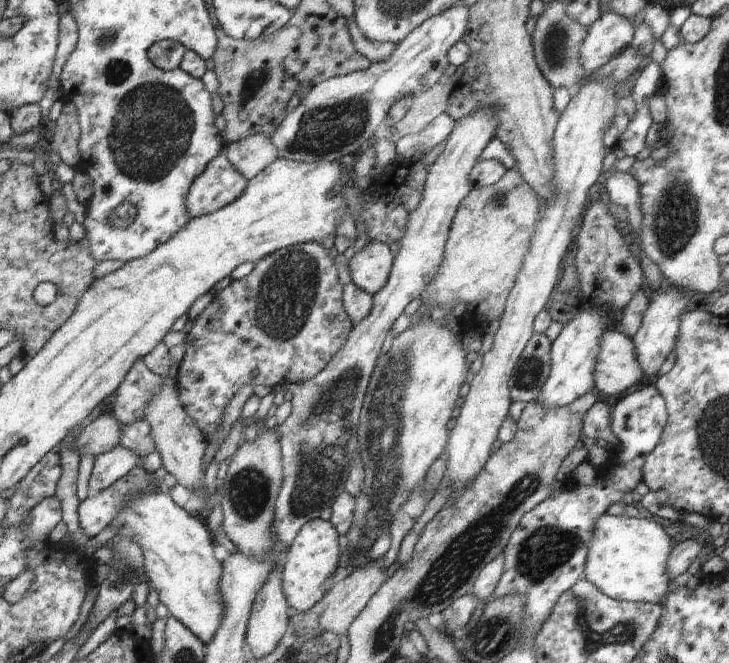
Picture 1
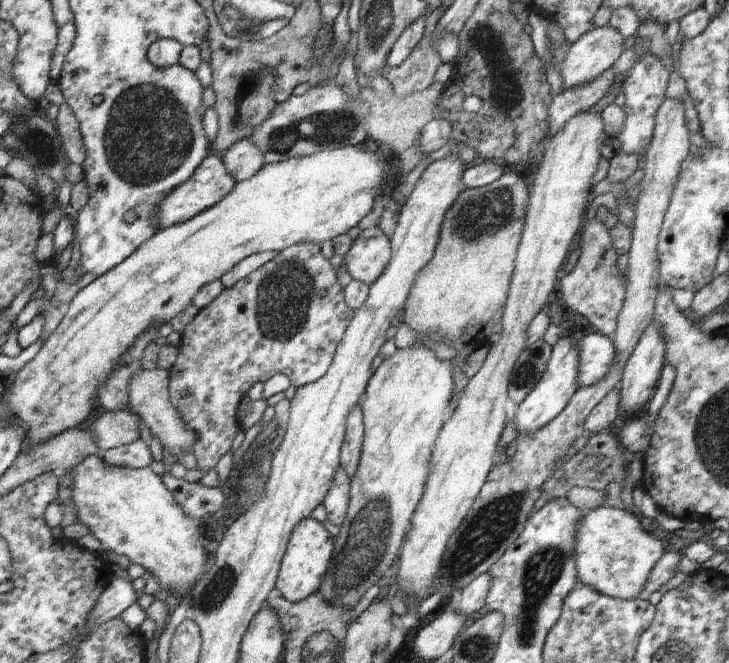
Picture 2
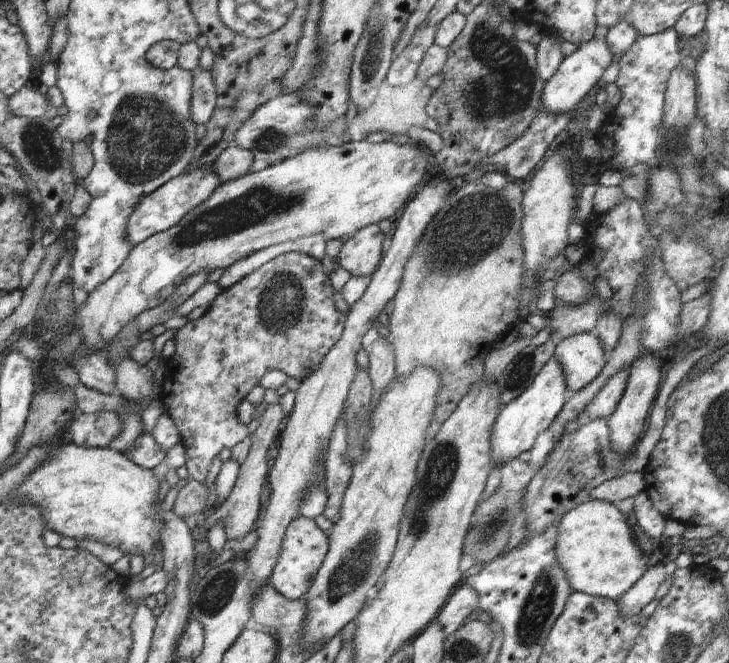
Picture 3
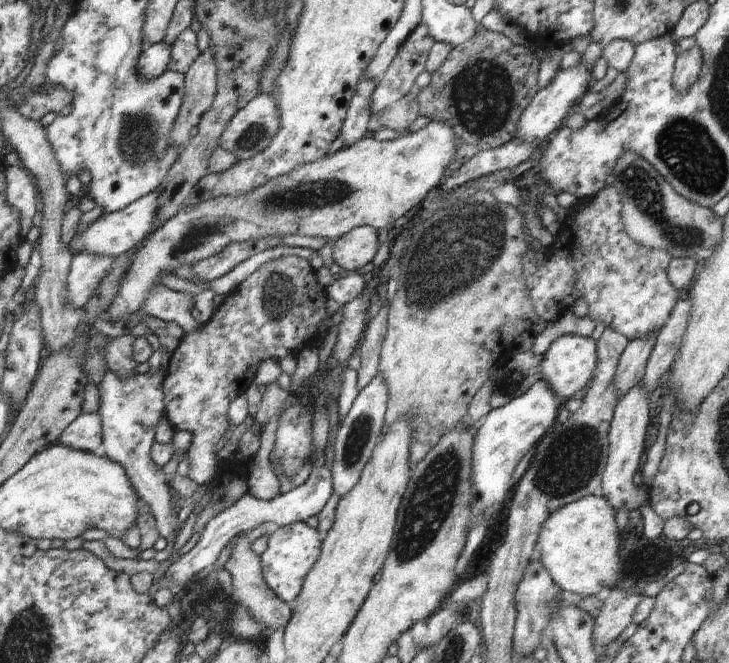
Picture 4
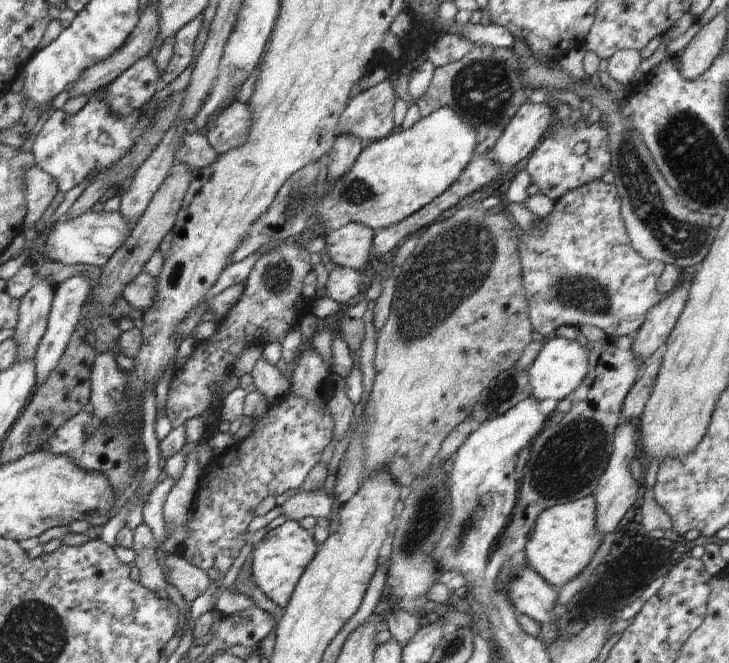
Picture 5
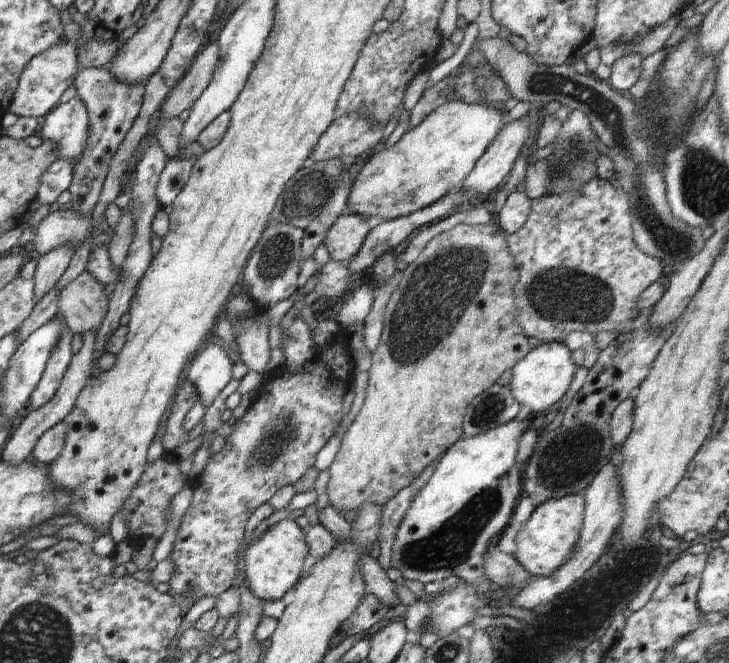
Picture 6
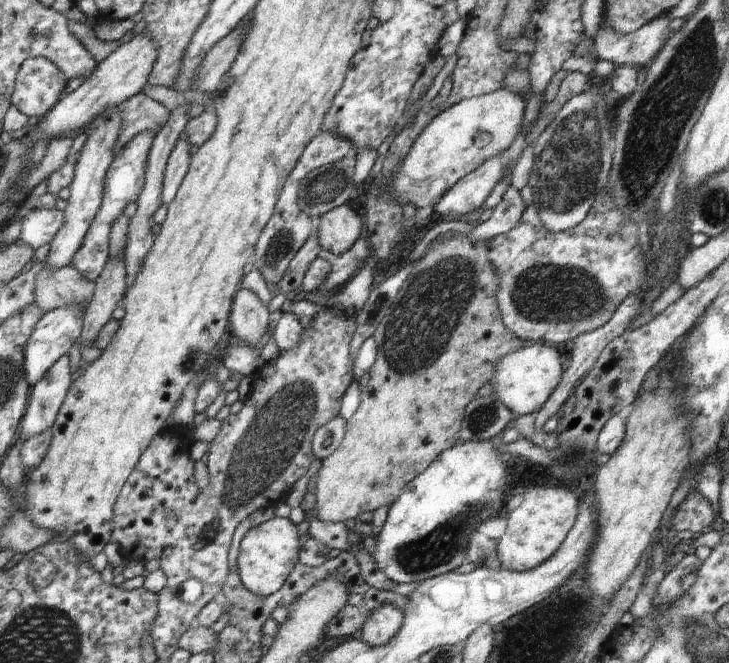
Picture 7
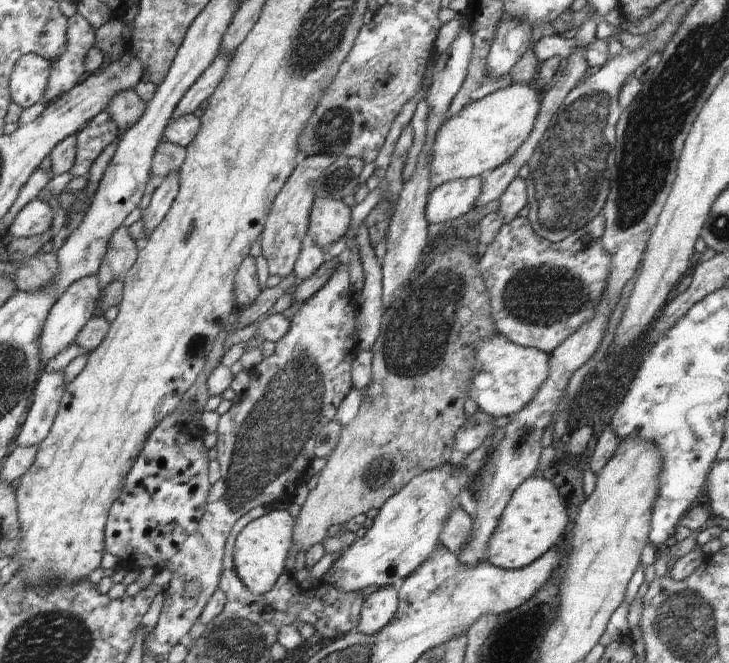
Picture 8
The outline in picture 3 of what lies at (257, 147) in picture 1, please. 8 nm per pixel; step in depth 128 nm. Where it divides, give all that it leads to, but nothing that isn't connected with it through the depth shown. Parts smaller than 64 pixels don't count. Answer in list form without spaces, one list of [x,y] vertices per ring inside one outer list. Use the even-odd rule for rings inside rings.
[[[233,145],[218,155],[218,158],[213,162],[212,169],[225,183],[246,176],[253,162],[254,158],[250,150]]]

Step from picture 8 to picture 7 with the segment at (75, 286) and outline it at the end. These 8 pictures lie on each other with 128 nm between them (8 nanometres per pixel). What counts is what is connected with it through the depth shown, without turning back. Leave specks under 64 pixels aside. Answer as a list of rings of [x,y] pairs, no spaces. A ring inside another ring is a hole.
[[[70,306],[70,308],[57,308],[46,311],[41,315],[32,334],[30,340],[24,348],[24,374],[26,374],[26,382],[30,384],[32,389],[46,371],[62,356],[67,356],[72,350],[72,346],[79,342],[80,334],[82,334],[82,326],[84,326],[84,315],[82,310]]]

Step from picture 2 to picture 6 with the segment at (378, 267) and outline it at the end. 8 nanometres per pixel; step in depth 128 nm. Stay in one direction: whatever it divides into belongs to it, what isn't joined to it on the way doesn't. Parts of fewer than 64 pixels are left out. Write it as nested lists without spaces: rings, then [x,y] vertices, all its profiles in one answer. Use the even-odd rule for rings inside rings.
[[[345,212],[337,218],[323,242],[331,259],[341,263],[350,262],[360,252],[372,225],[373,223],[358,214],[350,212]]]

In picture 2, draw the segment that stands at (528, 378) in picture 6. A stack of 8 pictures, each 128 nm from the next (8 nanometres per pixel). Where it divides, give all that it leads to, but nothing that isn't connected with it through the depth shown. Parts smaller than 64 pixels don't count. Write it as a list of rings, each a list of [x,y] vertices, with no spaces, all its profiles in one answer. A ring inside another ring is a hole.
[[[593,331],[581,334],[578,346],[578,384],[580,387],[594,386],[600,382],[614,364],[616,350],[611,337]]]

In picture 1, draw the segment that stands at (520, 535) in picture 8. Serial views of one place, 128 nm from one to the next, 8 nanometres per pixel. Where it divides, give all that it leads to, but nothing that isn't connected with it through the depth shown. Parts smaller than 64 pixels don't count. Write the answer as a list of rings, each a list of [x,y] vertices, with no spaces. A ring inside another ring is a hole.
[[[606,513],[598,518],[594,528],[584,566],[586,579],[618,601],[660,604],[671,580],[666,576],[666,560],[672,552],[672,540],[664,530],[665,524]]]

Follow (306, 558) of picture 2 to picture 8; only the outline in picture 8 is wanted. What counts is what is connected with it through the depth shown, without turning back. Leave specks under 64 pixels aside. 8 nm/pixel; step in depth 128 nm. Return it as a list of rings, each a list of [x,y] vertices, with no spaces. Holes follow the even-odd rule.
[[[272,510],[250,522],[239,533],[233,549],[233,564],[241,582],[253,594],[268,593],[275,586],[276,580],[285,573],[288,553],[293,546],[294,522],[295,518],[287,510]]]

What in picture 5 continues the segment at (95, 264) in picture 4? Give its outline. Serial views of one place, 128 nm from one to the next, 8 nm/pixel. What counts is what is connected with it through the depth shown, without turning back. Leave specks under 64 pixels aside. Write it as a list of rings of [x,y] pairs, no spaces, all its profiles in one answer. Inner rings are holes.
[[[84,273],[71,276],[56,286],[46,332],[42,340],[40,340],[40,346],[38,346],[38,350],[33,358],[34,362],[36,362],[37,386],[42,386],[50,378],[50,374],[56,370],[56,366],[60,364],[60,358],[62,358],[64,350],[68,348],[72,334],[76,330],[76,324],[79,322],[81,310],[90,291],[90,282]]]

